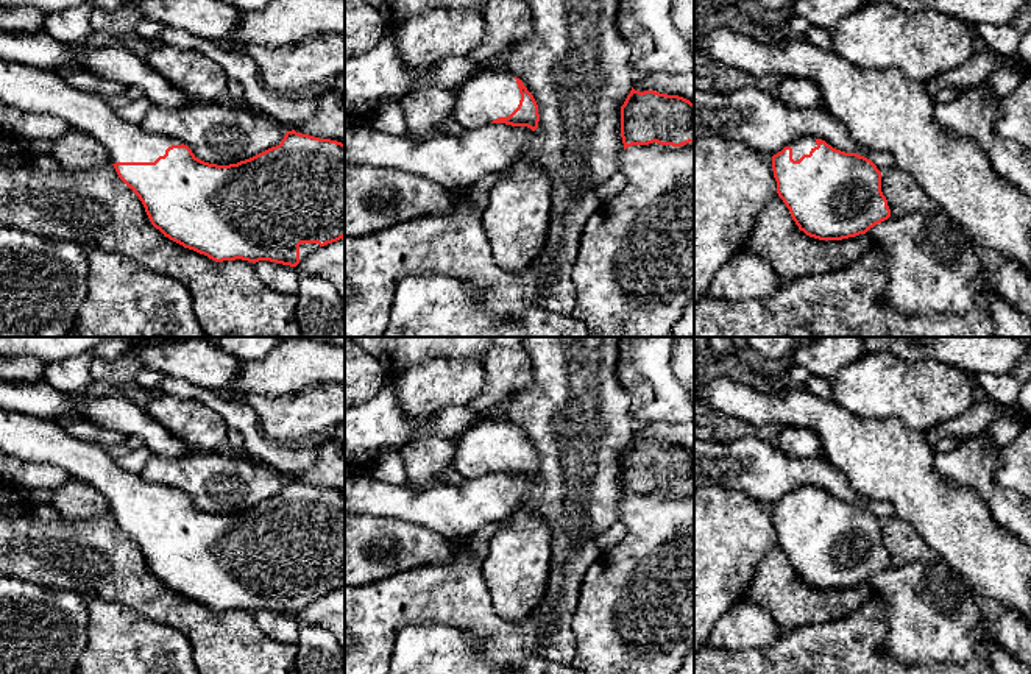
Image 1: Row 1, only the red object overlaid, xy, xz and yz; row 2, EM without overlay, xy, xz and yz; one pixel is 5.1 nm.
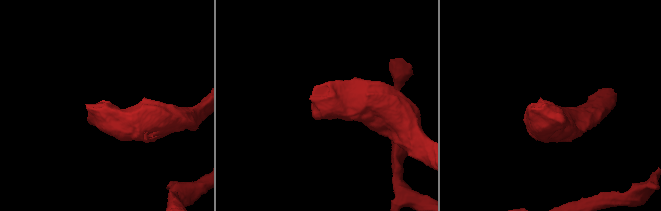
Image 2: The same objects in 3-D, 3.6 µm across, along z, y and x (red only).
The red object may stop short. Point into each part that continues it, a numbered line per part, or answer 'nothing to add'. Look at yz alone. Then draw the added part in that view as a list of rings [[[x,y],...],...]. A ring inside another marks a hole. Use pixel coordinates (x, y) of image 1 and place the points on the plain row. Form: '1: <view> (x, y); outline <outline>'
1: yz (802, 495); outline [[[803,485],[803,487],[792,490],[786,496],[792,498],[792,509],[799,510],[803,504],[810,504],[810,501],[814,496],[817,496],[817,493],[816,493],[817,488],[819,487],[814,487],[814,485]]]

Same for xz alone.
1: xz (484, 446); outline [[[504,420],[477,421],[454,438],[455,468],[465,479],[476,479],[508,466],[519,454],[515,424]]]

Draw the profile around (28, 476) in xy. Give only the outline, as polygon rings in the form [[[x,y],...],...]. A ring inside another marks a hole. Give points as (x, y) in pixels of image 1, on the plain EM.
[[[0,451],[0,487],[11,485],[25,491],[55,490],[69,479],[70,476],[56,465],[25,462]]]

